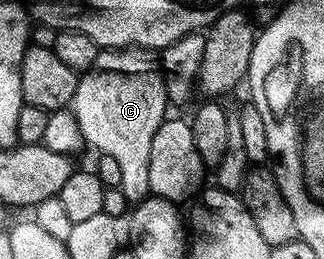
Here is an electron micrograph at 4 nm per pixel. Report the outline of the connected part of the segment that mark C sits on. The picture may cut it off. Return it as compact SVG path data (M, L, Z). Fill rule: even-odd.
M101 50L94 67L79 76L70 104L83 140L103 156L117 160L122 183L118 186L130 203L149 196L150 152L154 135L170 106L164 95L159 64L145 50Z

